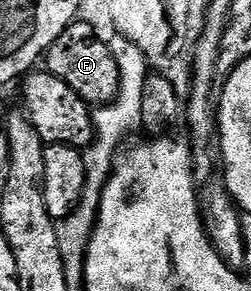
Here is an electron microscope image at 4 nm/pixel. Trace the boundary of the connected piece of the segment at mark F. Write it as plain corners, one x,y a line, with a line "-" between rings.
72,22
45,53
45,68
52,76
64,80
91,106
111,103
119,89
119,72
108,45
95,40
95,32
87,24

